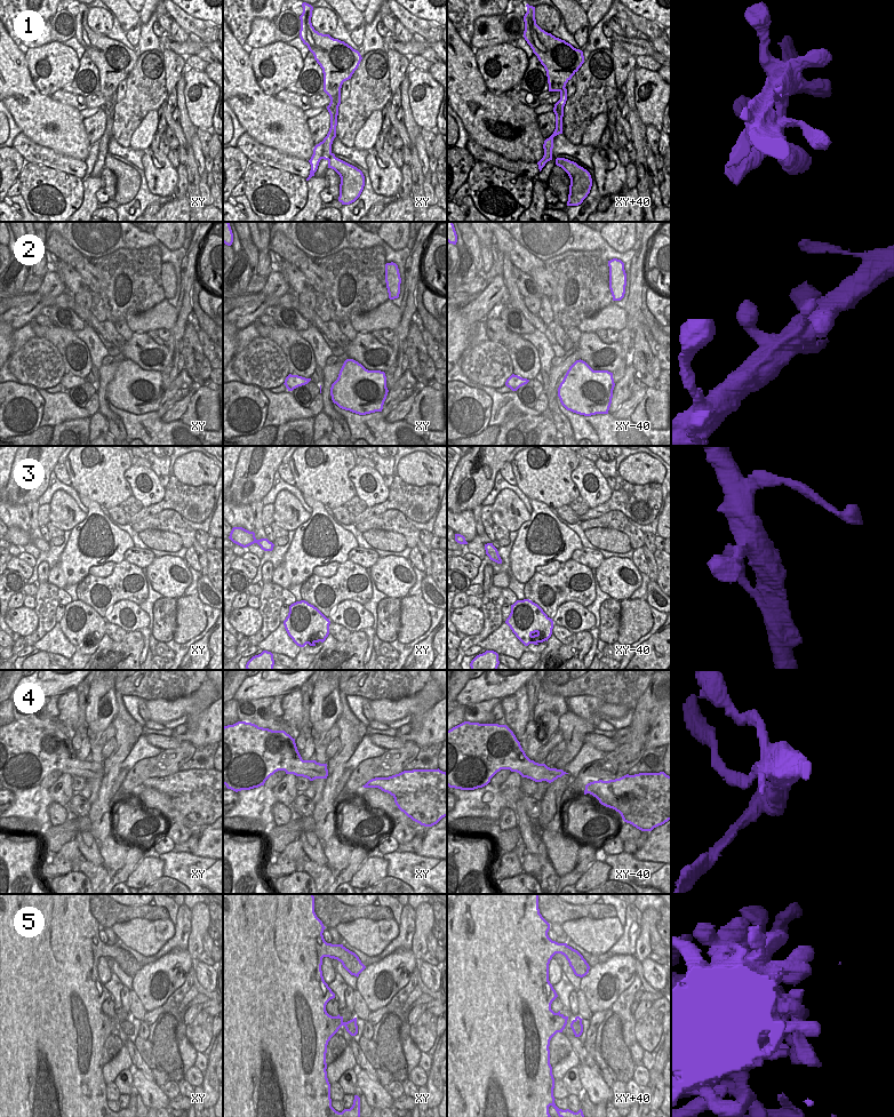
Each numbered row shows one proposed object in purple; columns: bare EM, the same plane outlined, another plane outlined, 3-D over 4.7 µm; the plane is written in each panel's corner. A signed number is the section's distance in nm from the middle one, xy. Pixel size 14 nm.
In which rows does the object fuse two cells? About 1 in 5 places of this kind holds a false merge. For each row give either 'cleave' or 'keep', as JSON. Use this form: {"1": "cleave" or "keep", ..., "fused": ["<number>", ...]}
{"1": "keep", "2": "keep", "3": "keep", "4": "cleave", "5": "keep", "fused": ["4"]}

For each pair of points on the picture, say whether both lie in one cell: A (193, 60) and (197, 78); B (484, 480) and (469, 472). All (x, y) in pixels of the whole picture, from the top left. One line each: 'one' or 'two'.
A: two
B: one

